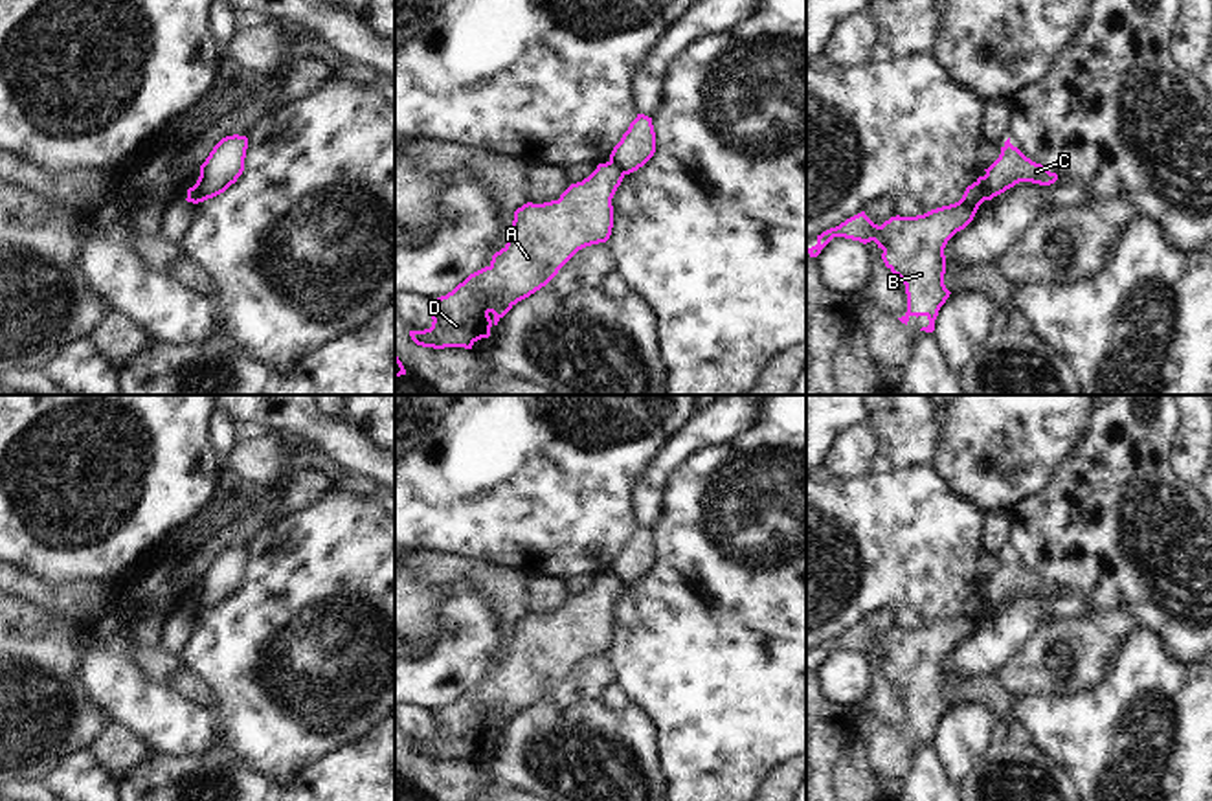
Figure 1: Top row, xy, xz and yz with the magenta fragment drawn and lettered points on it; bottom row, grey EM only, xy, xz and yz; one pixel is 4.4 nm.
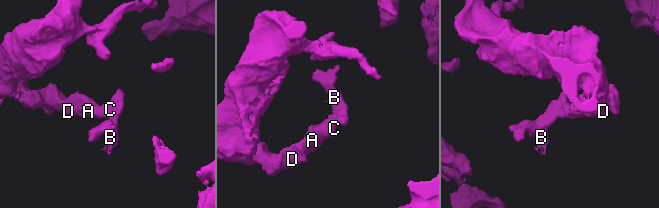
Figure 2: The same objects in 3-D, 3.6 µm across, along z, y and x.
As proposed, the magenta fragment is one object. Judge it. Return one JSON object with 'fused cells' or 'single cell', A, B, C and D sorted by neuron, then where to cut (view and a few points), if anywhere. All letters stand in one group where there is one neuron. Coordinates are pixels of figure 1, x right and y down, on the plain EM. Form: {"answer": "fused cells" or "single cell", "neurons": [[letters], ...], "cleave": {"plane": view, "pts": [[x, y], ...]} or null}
{"answer": "fused cells", "neurons": [["A", "C", "D"], ["B"]], "cleave": {"plane": "yz", "pts": [[983, 588], [987, 610]]}}

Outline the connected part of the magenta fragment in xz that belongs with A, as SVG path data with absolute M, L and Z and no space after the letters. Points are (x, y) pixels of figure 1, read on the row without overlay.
M599 575L558 612L527 614L514 623L507 656L488 678L470 685L432 715L432 739L410 742L422 759L465 759L490 748L490 739L522 711L545 698L582 660L606 654L613 639L612 610L624 586Z

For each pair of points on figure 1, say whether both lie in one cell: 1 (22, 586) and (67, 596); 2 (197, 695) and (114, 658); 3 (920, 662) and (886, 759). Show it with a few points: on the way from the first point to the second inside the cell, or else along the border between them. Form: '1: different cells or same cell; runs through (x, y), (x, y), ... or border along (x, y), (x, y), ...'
1: same cell; runs through (33, 590), (56, 596)
2: different cells; border along (166, 686), (206, 706)
3: same cell; runs through (920, 686), (920, 724), (909, 735)

